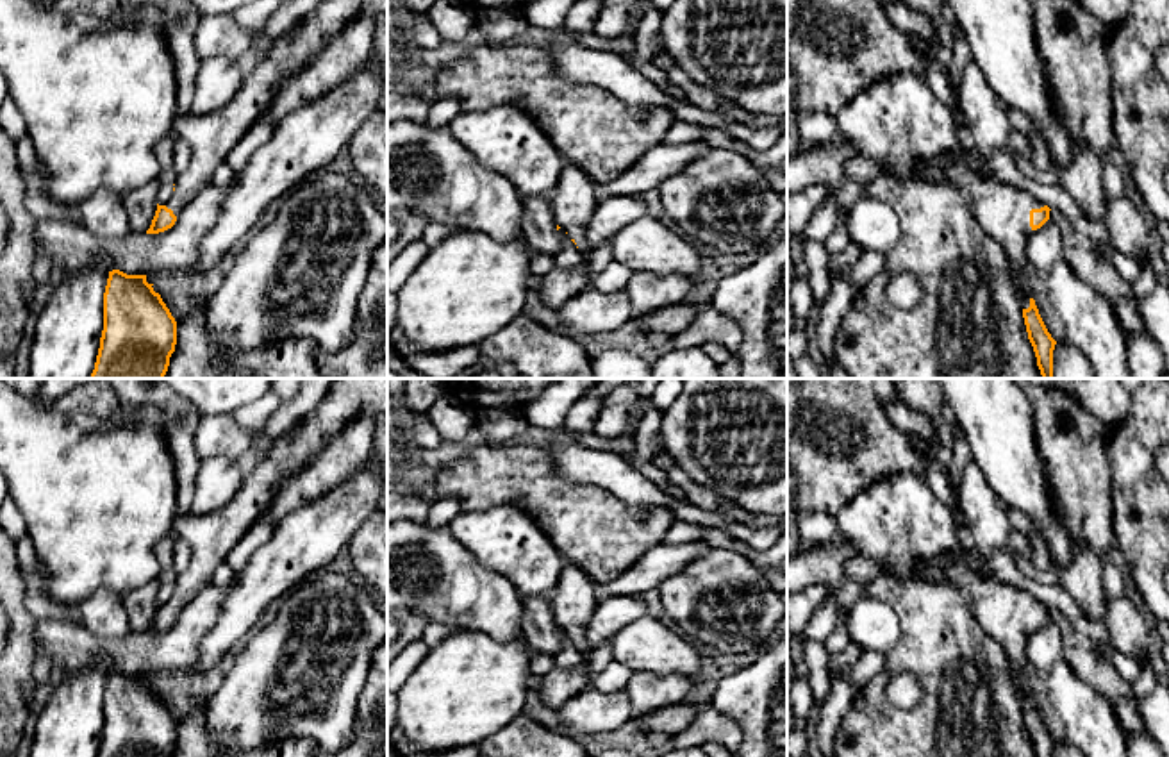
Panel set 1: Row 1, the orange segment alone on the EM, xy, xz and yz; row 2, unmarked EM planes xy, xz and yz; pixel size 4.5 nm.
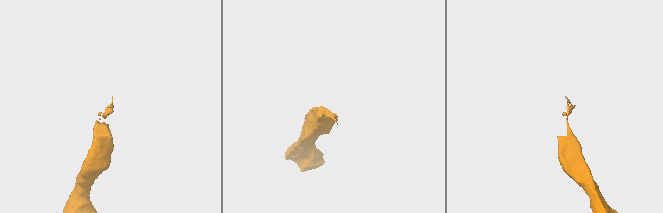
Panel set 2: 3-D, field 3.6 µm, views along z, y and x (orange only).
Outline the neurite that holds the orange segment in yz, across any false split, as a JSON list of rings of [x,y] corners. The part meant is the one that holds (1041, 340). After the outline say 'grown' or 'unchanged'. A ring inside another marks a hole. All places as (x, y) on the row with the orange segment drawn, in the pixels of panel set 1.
[[[976,150],[953,152],[941,162],[919,162],[916,179],[953,182],[969,196],[976,220],[1007,255],[1040,375],[1053,378],[1057,341],[1039,314],[1026,277],[1028,237],[1049,220],[1051,209],[1035,200],[1028,189],[999,180]]]; grown

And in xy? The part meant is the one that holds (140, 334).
[[[109,271],[104,330],[89,378],[164,378],[177,321],[146,275]]]; unchanged

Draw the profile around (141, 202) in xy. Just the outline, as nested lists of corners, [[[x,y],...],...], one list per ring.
[[[150,180],[121,196],[132,232],[146,232],[150,229],[157,211],[159,187],[159,180]]]

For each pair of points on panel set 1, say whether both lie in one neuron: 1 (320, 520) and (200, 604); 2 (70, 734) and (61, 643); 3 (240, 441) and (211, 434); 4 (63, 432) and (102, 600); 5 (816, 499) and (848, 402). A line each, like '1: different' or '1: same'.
1: different
2: different
3: same
4: different
5: same

